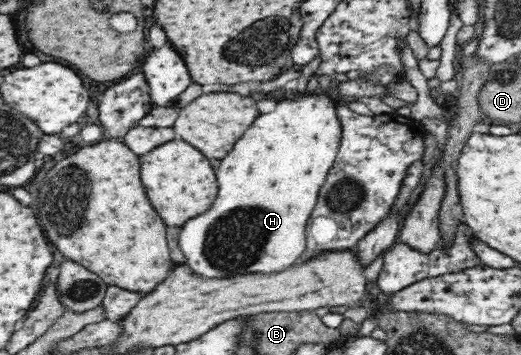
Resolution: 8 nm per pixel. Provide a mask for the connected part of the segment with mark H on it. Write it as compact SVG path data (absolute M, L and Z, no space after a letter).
M317 90L313 93L305 92L303 94L298 93L297 98L287 100L277 100L275 102L275 108L269 114L261 114L247 130L247 134L243 134L243 138L239 138L239 142L235 144L235 148L229 152L229 156L225 156L221 160L221 166L217 168L217 180L219 180L219 196L217 200L213 202L213 206L197 216L197 218L191 218L185 226L181 226L181 230L178 236L178 245L182 250L186 258L186 265L191 268L195 274L199 274L199 277L204 278L232 278L240 276L241 274L249 274L249 272L281 272L285 268L289 268L291 264L298 262L301 258L301 254L306 249L306 228L310 221L311 213L317 202L317 194L321 190L321 186L325 182L327 172L334 166L336 162L336 156L338 155L338 148L342 139L342 126L338 117L338 108L333 101L333 95L327 94L322 90Z

